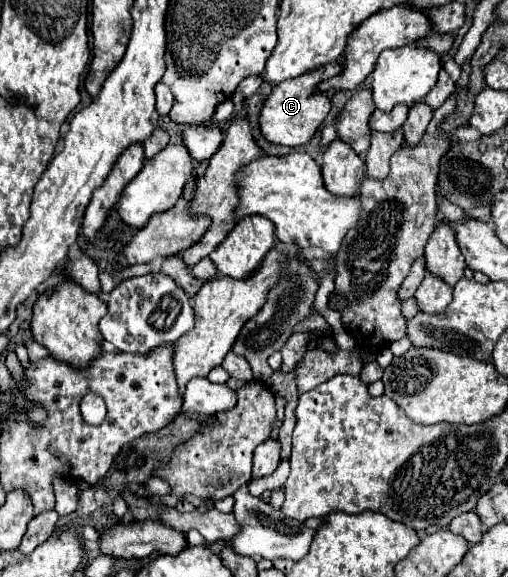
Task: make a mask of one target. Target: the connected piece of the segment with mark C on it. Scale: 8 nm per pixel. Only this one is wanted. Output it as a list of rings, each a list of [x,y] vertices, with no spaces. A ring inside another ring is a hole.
[[[314,69],[308,71],[306,75],[298,75],[298,79],[288,79],[274,87],[272,95],[266,99],[260,113],[260,129],[268,141],[278,145],[298,147],[314,137],[316,129],[322,125],[322,121],[326,119],[332,107],[328,93],[318,91],[318,85],[322,81],[320,73],[322,69]]]

